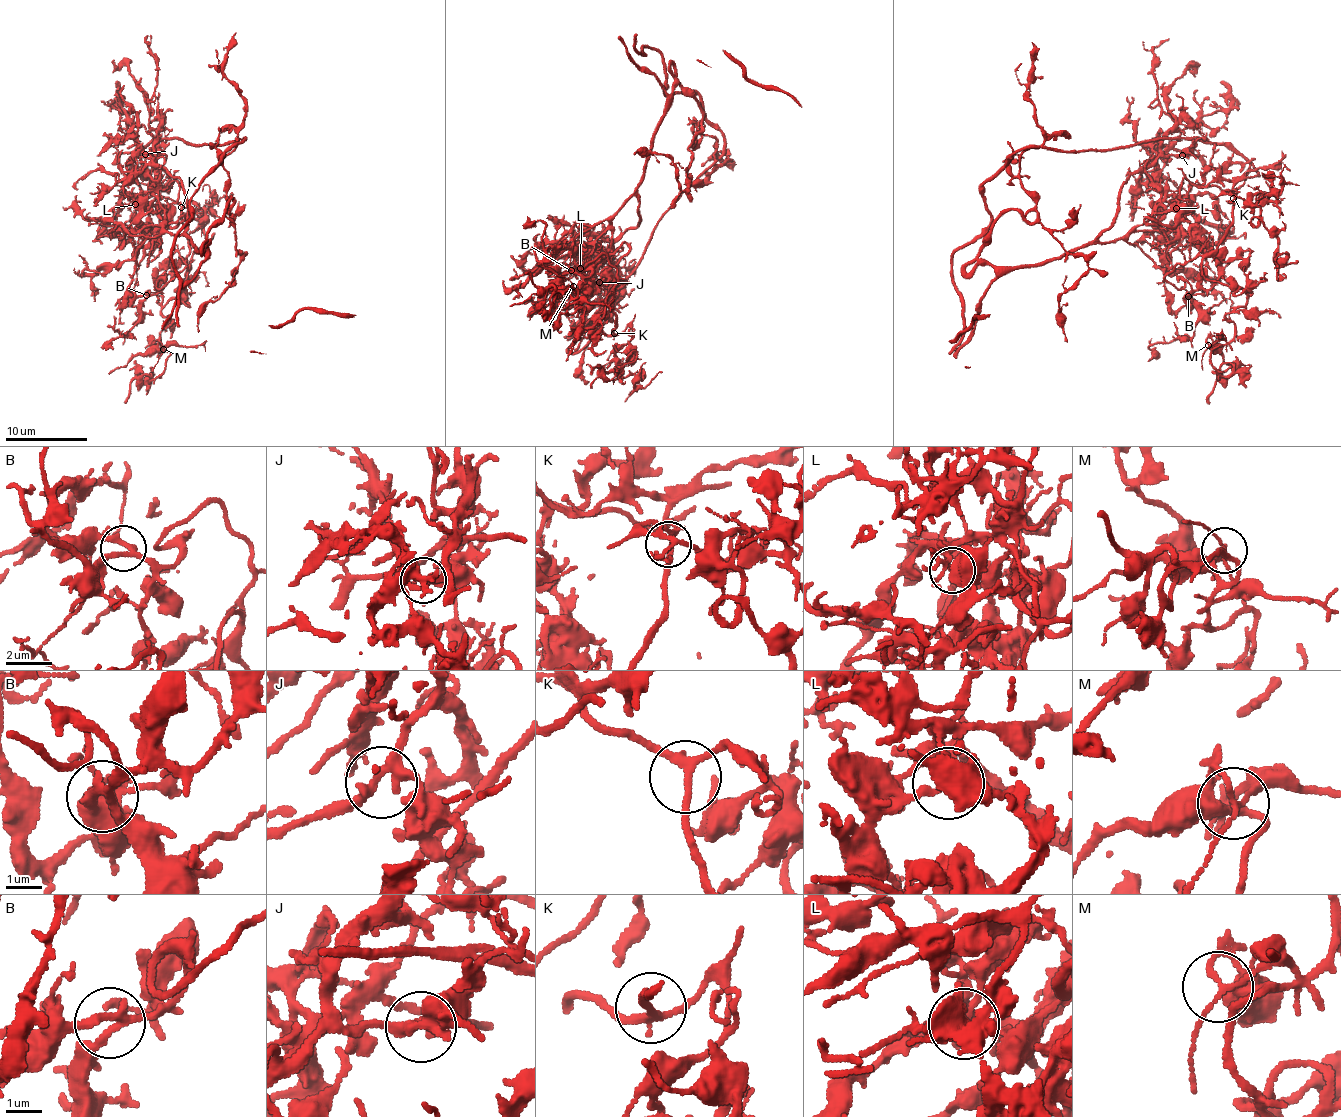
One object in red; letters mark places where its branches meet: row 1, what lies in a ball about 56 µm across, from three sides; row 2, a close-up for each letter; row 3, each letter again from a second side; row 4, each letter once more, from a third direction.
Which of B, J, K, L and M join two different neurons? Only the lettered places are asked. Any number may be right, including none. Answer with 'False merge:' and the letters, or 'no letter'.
False merge: L

